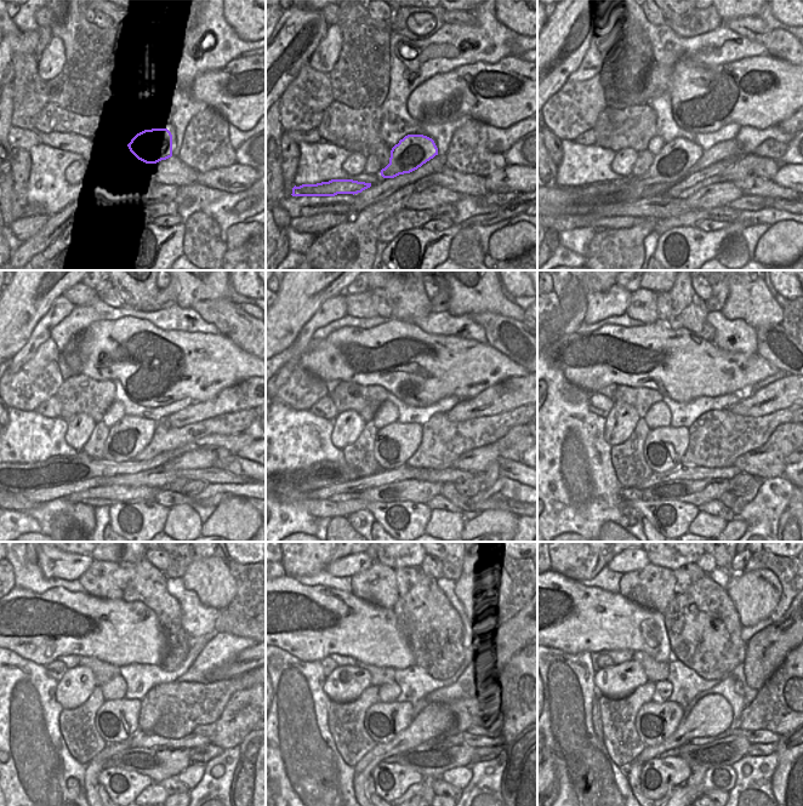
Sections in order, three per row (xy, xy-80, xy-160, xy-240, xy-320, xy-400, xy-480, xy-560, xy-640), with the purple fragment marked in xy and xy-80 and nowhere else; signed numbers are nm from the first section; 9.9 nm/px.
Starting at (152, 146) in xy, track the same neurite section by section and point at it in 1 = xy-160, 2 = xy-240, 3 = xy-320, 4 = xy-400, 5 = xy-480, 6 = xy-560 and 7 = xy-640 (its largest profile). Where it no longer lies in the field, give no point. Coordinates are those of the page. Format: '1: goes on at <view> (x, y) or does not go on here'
1: goes on at xy-160 (673, 161)
2: goes on at xy-240 (131, 434)
3: goes on at xy-320 (394, 444)
4: goes on at xy-400 (664, 446)
5: goes on at xy-480 (115, 720)
6: goes on at xy-560 (383, 721)
7: goes on at xy-640 (655, 722)

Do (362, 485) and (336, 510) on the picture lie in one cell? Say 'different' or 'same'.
different

